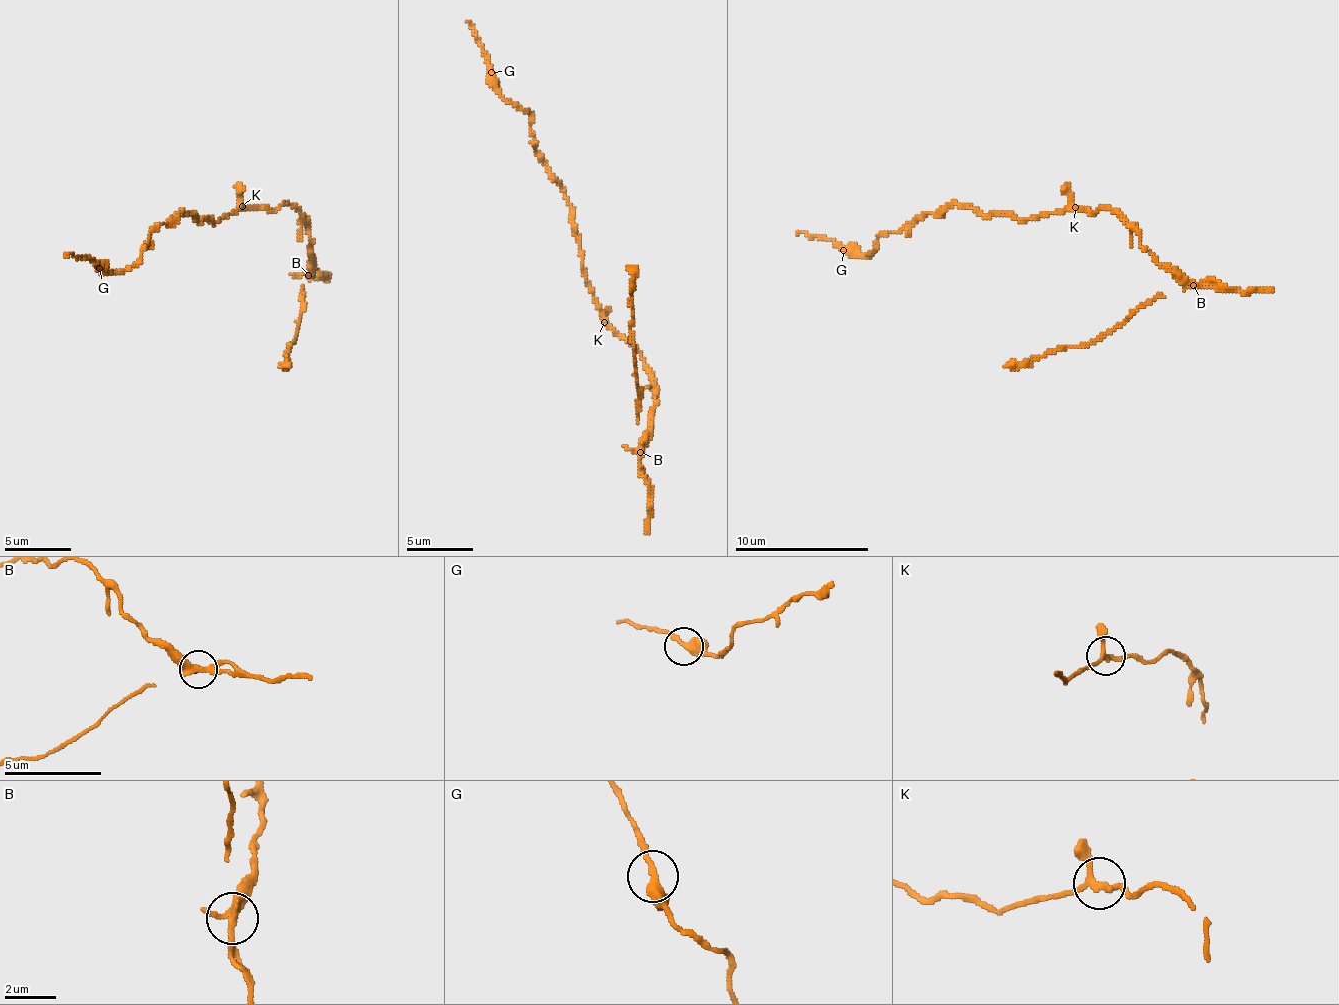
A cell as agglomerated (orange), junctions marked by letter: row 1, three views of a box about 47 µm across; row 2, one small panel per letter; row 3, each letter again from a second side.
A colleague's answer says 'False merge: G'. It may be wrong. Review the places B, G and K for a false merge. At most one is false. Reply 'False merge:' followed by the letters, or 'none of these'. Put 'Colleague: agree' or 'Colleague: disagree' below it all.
False merge: none of these
Colleague: disagree

